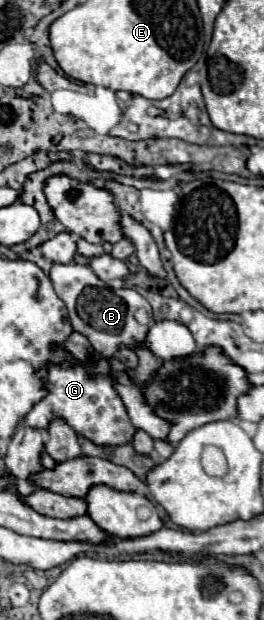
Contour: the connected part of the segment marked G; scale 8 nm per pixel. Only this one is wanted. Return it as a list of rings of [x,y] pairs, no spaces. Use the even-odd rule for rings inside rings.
[[[51,365],[47,377],[47,395],[33,405],[33,409],[25,415],[25,425],[45,429],[49,425],[49,419],[53,415],[63,417],[79,435],[85,435],[87,439],[93,439],[97,445],[113,445],[113,443],[131,443],[133,433],[137,431],[127,417],[125,405],[117,391],[113,389],[113,375],[91,375],[83,367],[63,369],[57,365]]]

